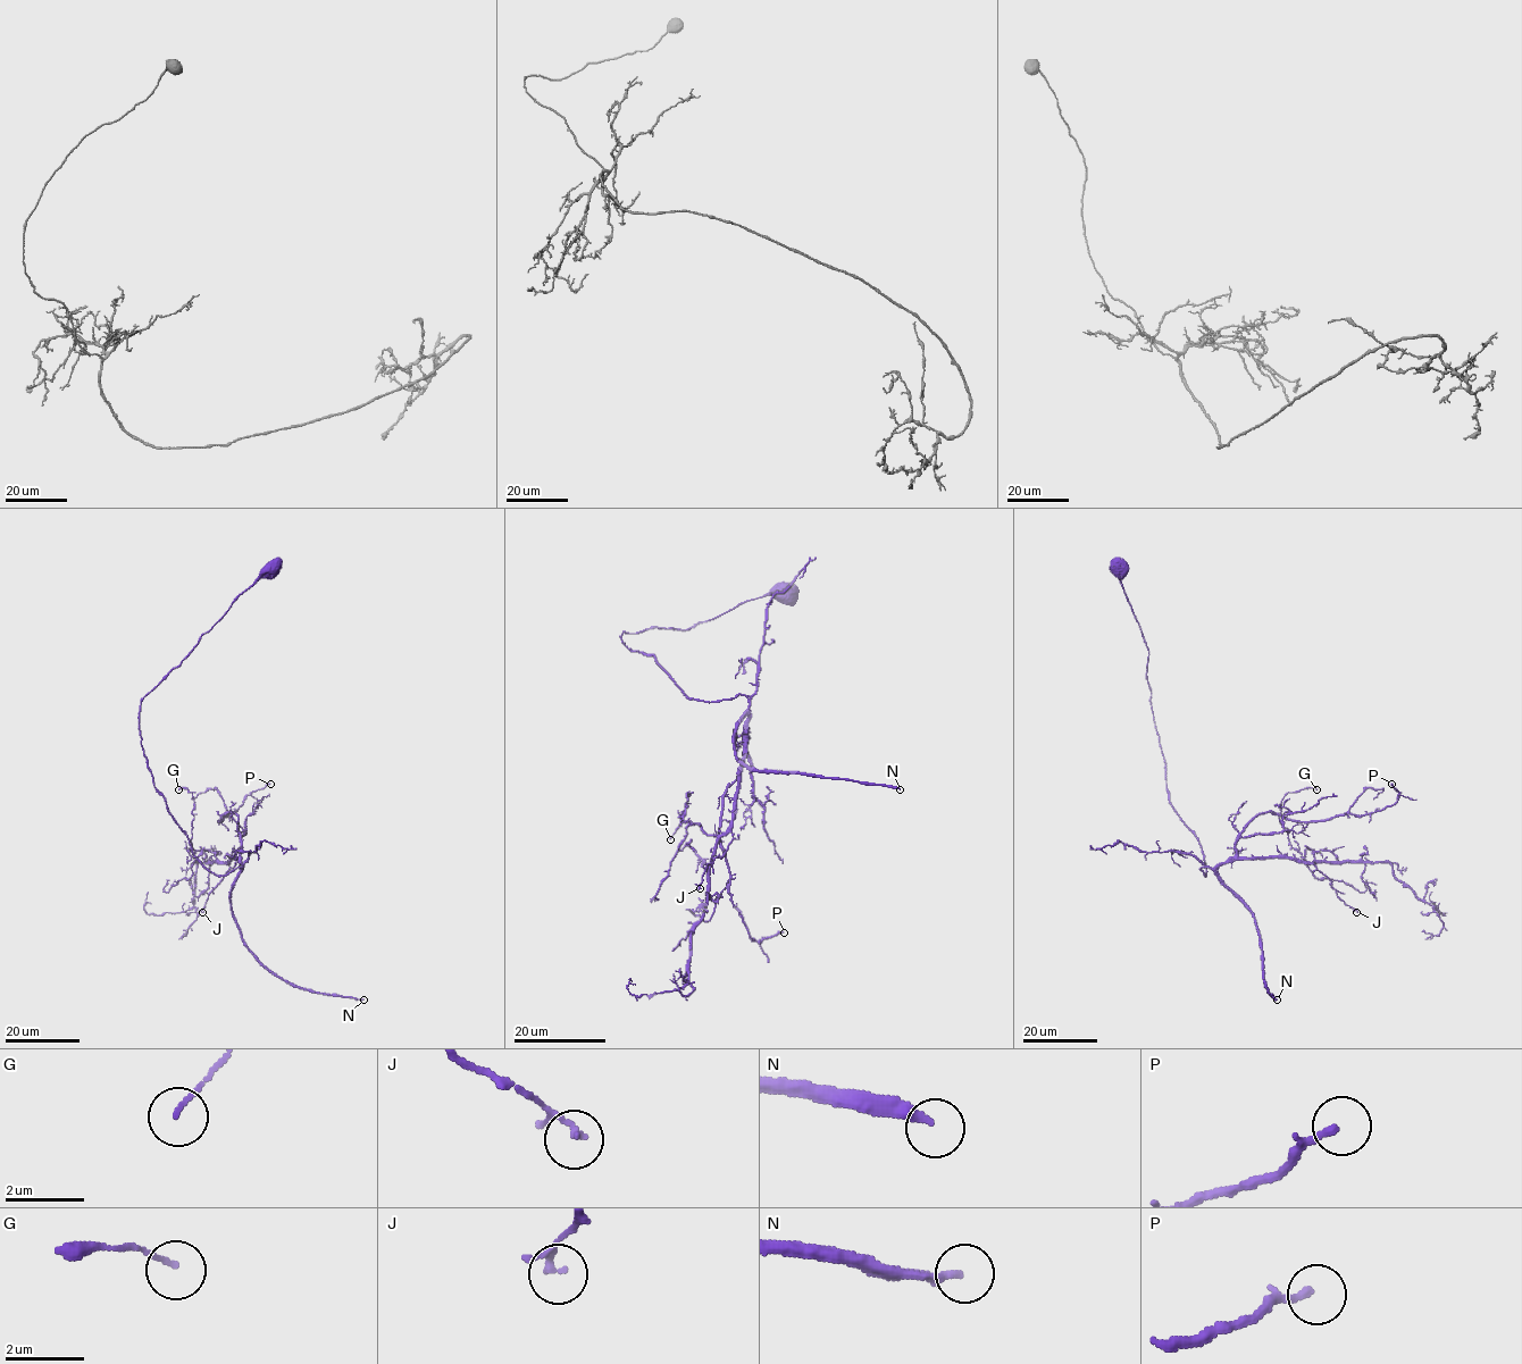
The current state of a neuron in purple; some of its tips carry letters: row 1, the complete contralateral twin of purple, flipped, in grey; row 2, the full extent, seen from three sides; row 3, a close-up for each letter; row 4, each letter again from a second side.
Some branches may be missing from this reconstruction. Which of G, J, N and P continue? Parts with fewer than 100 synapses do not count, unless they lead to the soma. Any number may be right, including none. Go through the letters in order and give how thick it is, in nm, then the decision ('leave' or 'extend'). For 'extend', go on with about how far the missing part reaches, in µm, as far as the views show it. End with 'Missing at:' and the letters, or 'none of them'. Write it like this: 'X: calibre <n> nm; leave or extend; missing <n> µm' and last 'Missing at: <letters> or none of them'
G: calibre 110 nm; leave
J: calibre 120 nm; leave
N: calibre 240 nm; extend; missing 200 µm
P: calibre 180 nm; leave
Missing at: N

